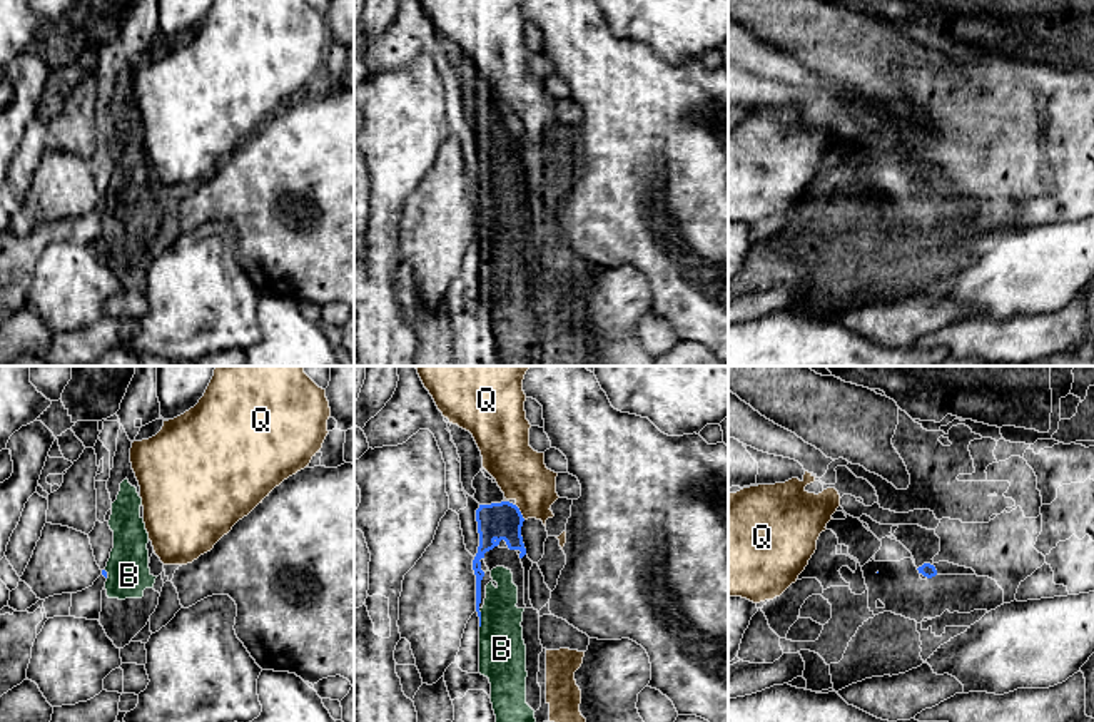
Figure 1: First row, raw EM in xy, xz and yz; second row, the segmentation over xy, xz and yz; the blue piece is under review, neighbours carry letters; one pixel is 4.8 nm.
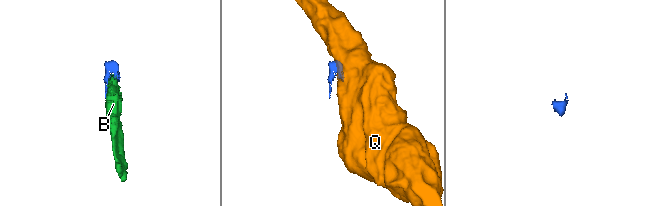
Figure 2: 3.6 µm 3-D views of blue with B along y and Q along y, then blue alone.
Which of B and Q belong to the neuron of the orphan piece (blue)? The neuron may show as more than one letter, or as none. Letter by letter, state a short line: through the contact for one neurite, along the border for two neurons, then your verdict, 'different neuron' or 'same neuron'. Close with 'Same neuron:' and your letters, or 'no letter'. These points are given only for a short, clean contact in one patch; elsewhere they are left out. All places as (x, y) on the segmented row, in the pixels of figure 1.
B: line xz (476, 567), (480, 619), (500, 639), (501, 649); same neuron
Q: line xz (515, 505), (525, 518); different neuron
Same neuron: B

